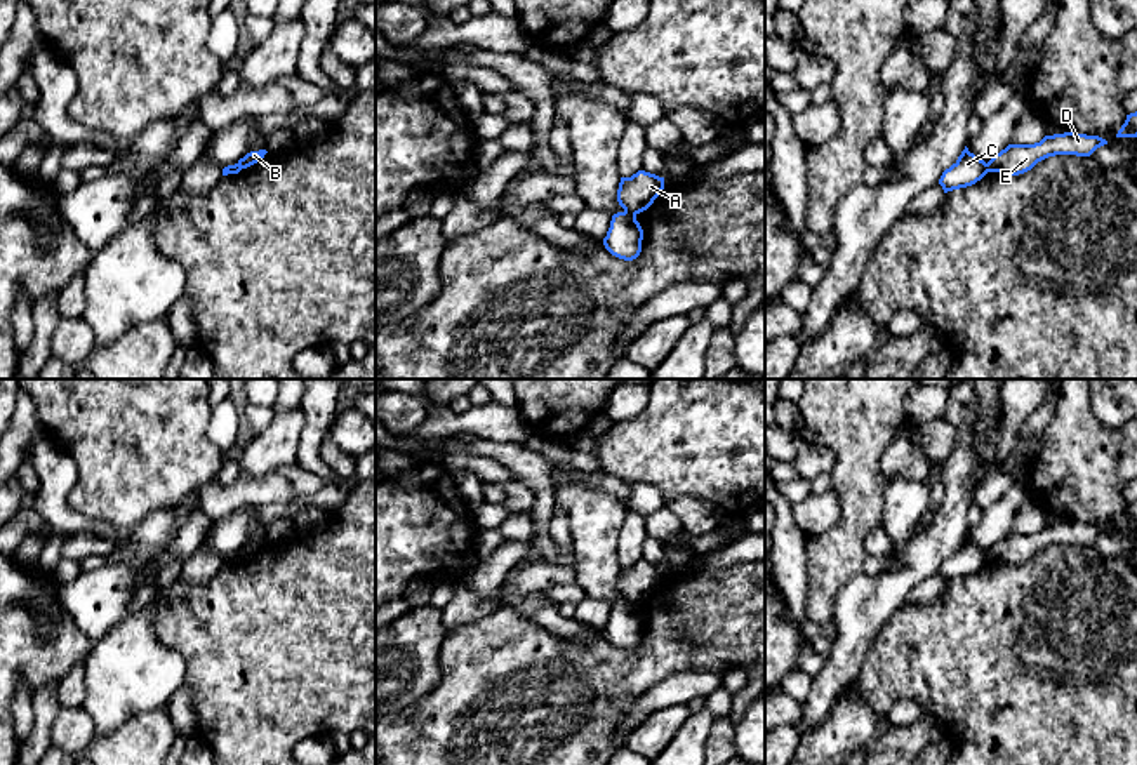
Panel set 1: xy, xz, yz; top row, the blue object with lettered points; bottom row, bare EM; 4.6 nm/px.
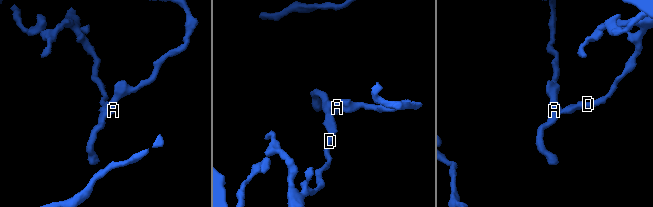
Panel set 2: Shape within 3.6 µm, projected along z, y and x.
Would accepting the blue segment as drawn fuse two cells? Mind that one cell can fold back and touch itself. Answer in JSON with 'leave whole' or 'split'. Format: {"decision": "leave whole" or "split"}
{"decision": "split"}

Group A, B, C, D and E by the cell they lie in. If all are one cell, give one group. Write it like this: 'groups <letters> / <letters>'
groups A B C / D E

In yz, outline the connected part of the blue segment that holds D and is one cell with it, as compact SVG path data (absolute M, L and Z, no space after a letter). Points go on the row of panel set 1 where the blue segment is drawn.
M1064 132L1045 136L1034 144L1008 144L996 153L987 163L987 172L1019 176L1031 170L1038 162L1055 155L1090 156L1097 148L1107 144L1099 136Z

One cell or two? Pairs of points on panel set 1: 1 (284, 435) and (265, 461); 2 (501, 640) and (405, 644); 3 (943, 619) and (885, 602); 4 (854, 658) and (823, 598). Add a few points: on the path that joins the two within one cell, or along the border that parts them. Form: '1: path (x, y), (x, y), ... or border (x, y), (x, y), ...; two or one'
1: path (279, 442), (266, 454); one
2: border (451, 630), (440, 652), (438, 682); two
3: border (903, 602), (875, 637); two
4: border (838, 630), (835, 638); two

